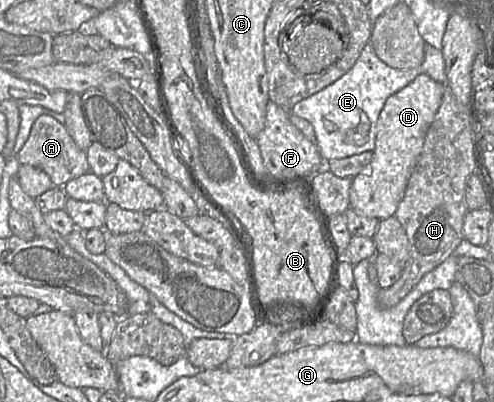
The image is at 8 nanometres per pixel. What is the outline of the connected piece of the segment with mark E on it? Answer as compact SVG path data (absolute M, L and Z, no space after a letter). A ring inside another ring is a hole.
M369 41L346 74L333 84L295 104L290 113L312 124L317 147L325 162L373 151L377 121L388 97L400 91L421 74L426 74L433 79L429 73L420 70L427 66L427 55L429 51L424 50L424 61L421 65L399 70L382 62Z

